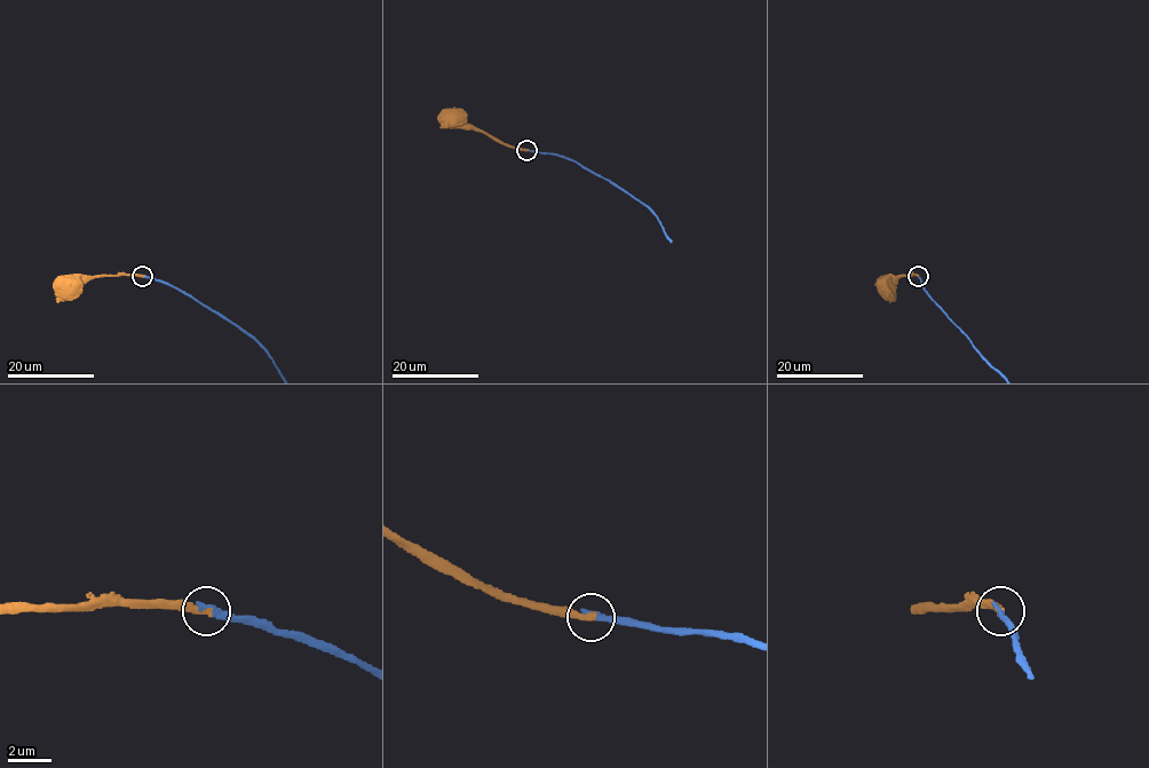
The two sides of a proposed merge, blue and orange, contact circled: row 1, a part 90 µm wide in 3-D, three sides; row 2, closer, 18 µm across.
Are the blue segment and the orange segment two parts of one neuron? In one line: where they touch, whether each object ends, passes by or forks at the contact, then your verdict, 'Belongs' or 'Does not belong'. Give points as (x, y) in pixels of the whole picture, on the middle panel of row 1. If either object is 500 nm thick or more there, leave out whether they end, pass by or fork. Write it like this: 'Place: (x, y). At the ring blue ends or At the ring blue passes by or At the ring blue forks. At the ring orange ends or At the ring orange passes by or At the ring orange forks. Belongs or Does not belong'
Place: (527, 150). At the ring blue ends. At the ring orange ends. Belongs

